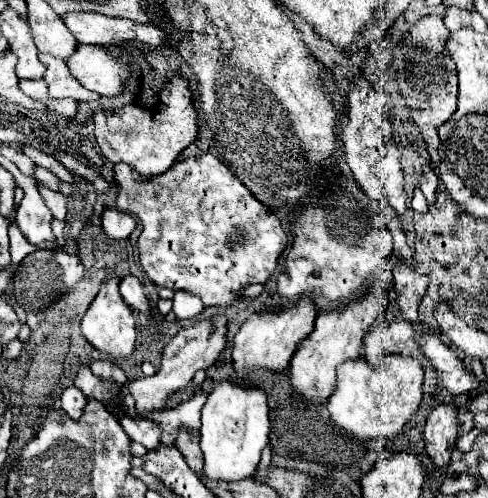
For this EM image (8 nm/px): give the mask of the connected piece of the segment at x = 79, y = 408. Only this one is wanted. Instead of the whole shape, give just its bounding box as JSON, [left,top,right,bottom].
[61,385,87,421]

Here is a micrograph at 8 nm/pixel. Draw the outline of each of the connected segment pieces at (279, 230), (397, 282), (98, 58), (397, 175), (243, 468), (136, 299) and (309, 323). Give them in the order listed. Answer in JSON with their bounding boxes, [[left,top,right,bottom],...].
[[113,155,287,307],[393,263,429,323],[67,45,129,97],[377,145,407,215],[201,383,269,481],[121,275,149,313],[233,299,317,377]]

